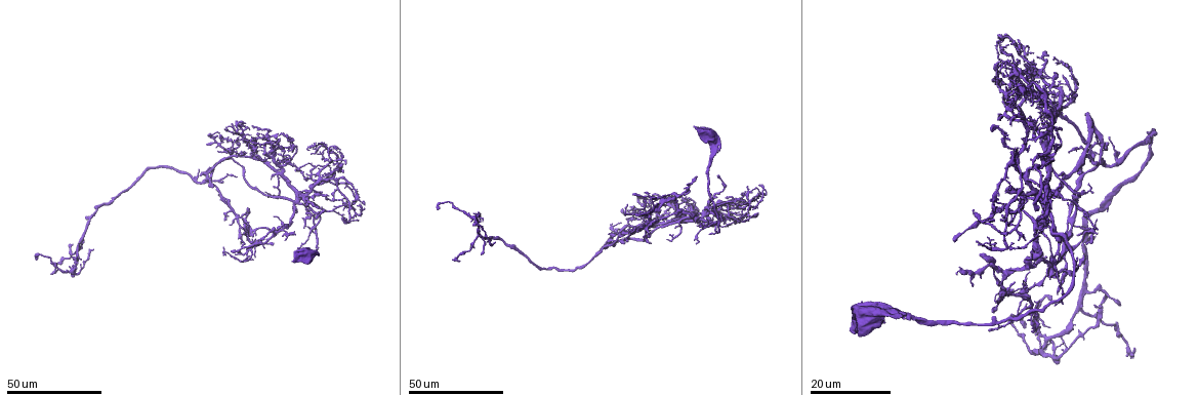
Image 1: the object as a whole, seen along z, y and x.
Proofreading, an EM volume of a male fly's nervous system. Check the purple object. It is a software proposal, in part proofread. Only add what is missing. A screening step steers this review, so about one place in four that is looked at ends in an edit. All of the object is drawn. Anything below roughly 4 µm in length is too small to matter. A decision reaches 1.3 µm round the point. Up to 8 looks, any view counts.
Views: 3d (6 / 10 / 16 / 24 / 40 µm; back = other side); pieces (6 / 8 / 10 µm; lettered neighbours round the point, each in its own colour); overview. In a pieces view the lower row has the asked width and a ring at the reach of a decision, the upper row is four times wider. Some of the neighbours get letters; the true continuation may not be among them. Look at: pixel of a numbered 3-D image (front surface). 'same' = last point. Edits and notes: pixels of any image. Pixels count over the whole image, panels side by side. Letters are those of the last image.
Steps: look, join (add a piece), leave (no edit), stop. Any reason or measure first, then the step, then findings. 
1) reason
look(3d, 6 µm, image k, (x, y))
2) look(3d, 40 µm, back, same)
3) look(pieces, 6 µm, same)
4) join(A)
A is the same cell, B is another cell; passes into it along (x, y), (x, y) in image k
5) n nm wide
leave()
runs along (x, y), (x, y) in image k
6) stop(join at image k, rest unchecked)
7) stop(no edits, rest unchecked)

look(3d, 24 µm, image 1, (287, 150))

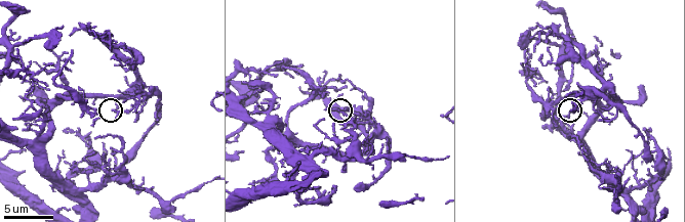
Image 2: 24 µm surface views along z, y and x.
look(pieces, 6 µm, image 2, (115, 110))

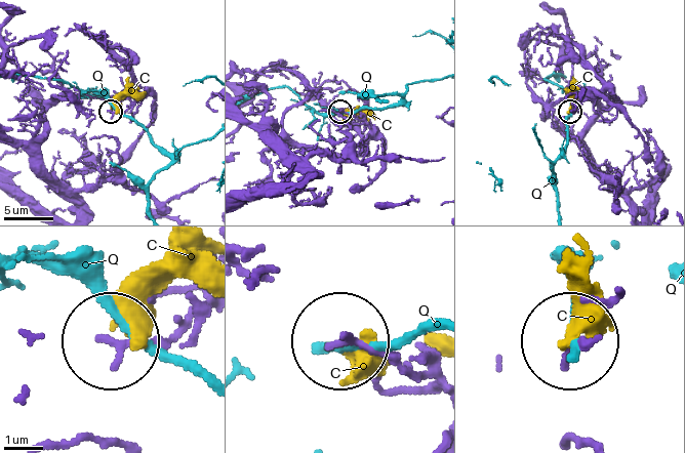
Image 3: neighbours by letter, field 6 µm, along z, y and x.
190 nm wide
leave()
C and Q are other cells; none of them fits

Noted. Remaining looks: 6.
an open end
look(3d, 24 µm, image 1, (248, 209))

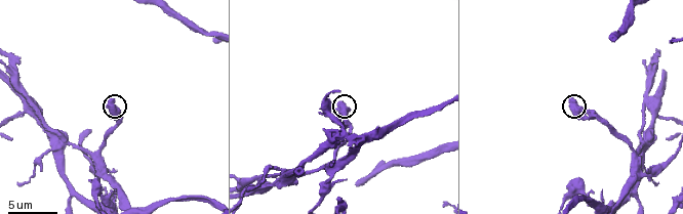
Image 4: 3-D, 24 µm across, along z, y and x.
look(pieces, 10 µm, image 4, (572, 97))

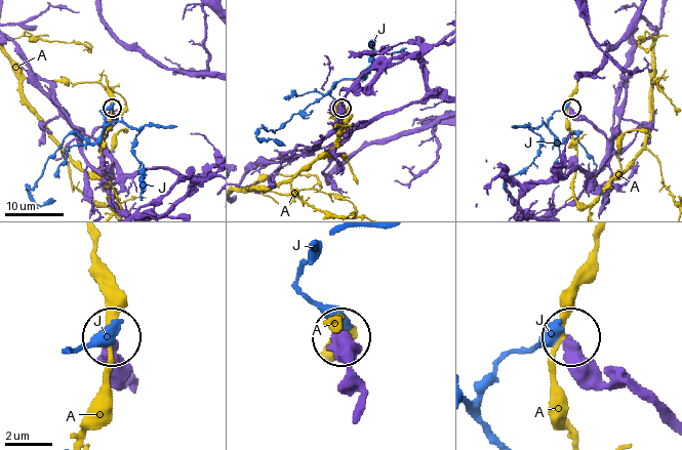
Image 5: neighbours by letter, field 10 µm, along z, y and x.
leave()
A and J are other cells; runs along (665, 415), (605, 374), (572, 340) in image 5; none of them fits

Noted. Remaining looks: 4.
an open end
look(3d, 24 µm, image 1, (656, 215))

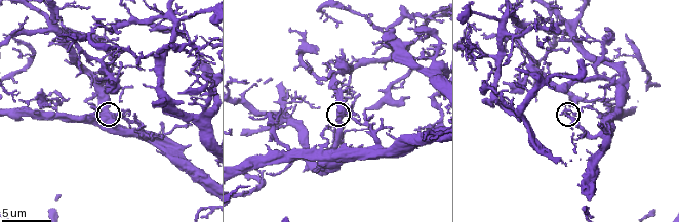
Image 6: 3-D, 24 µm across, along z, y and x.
see the neighbours
look(pieces, 8 µm, image 6, (349, 107))

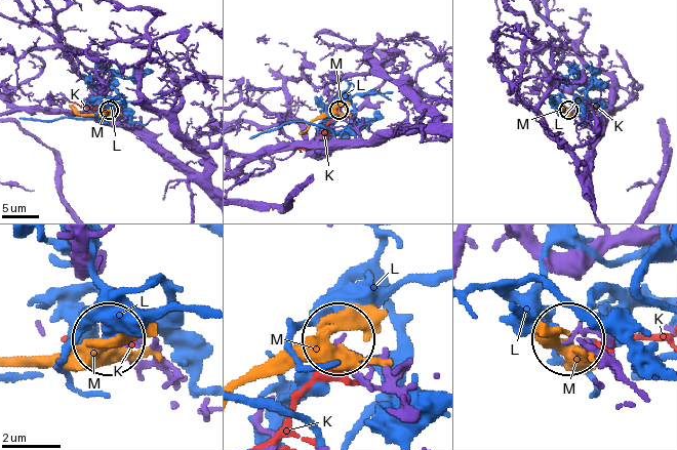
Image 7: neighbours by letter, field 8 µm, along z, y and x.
leave()
K, L and M are other cells; runs along (621, 372), (569, 340) in image 7; none of them fits

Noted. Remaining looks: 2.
free end
look(3d, 40 µm, image 1, (633, 193))

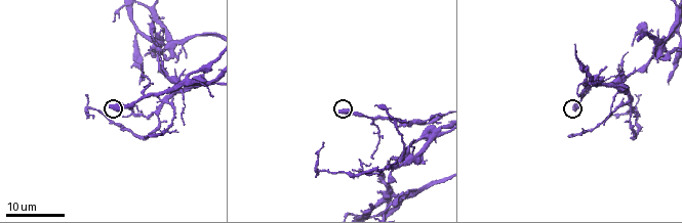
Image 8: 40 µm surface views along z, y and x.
see the neighbours
look(pieces, 6 µm, image 8, (339, 110))

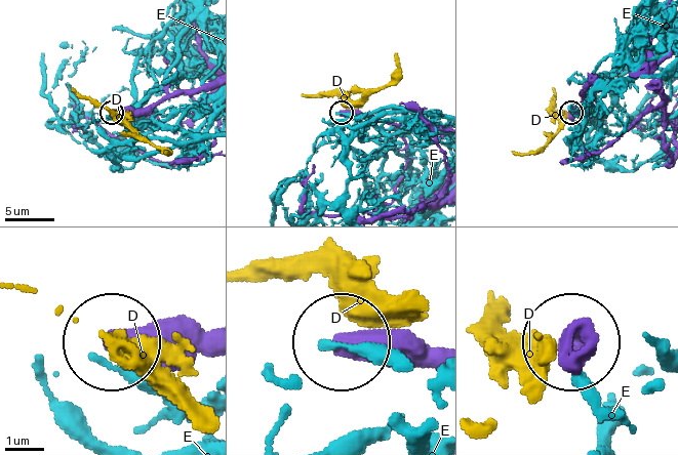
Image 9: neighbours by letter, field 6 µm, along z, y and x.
520 nm wide
leave()
D and E are other cells; no lettered piece goes on from it

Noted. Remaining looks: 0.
stop(no edits, rest unchecked)

